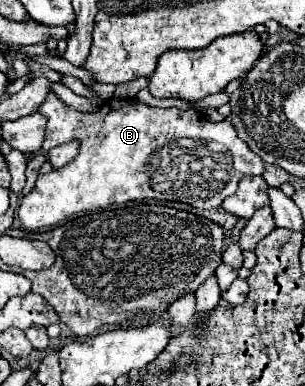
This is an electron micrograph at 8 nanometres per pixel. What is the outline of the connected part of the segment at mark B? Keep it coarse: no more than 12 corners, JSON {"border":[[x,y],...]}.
{"border":[[53,91],[25,231],[133,199],[215,209],[265,163],[231,121]]}

